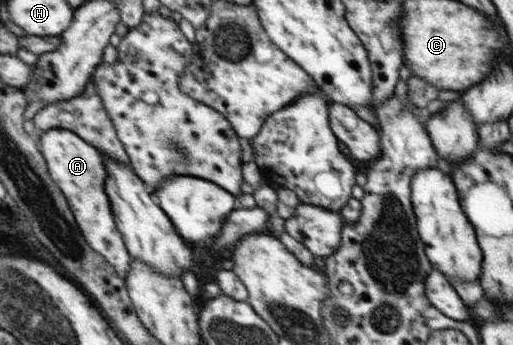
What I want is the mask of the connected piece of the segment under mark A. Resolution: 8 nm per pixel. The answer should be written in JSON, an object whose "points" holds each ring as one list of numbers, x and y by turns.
{"points":[[64,128,46,130,41,135,38,145,48,173,66,196,85,240,124,280,130,269,132,257,126,249,122,234,116,227,111,203,104,189,107,173,102,154,77,133]]}

